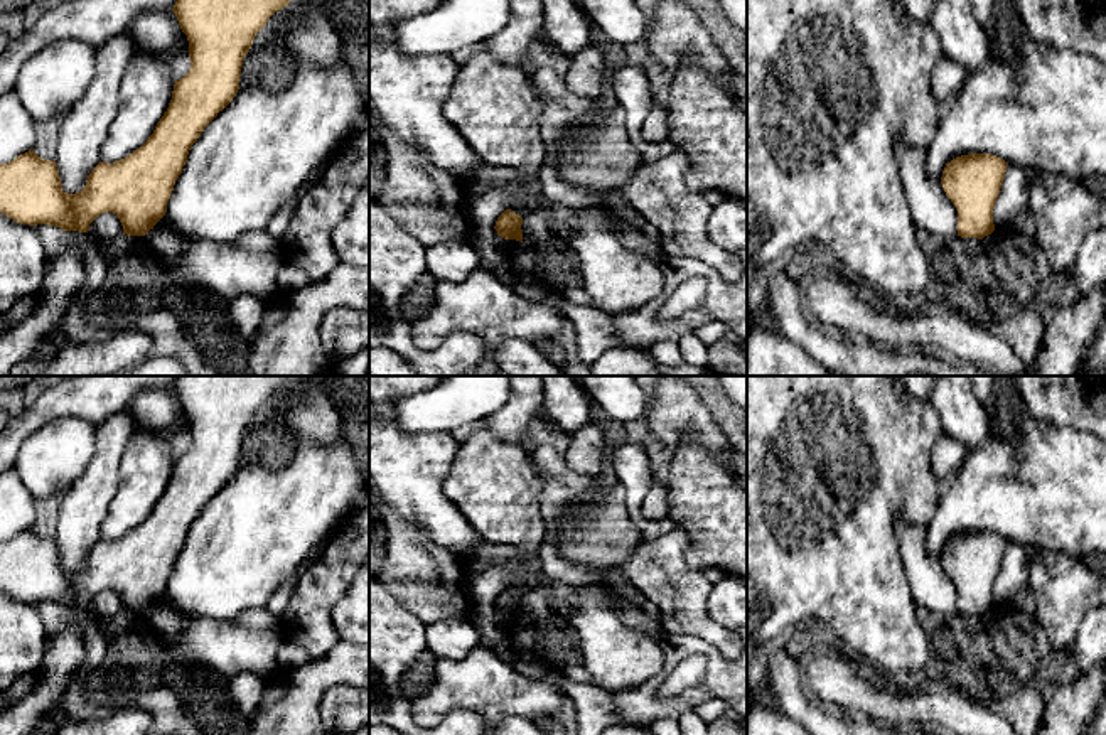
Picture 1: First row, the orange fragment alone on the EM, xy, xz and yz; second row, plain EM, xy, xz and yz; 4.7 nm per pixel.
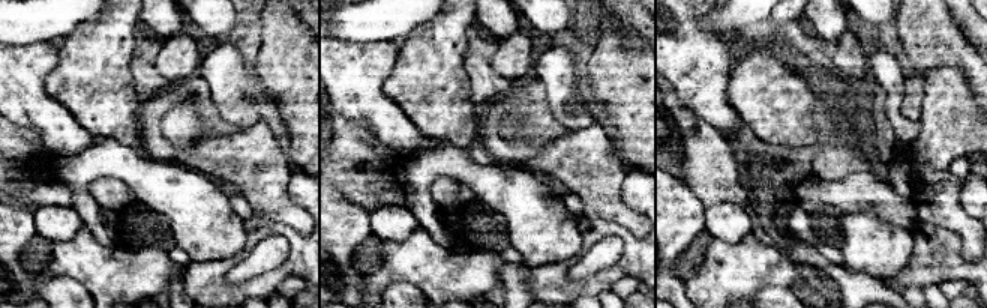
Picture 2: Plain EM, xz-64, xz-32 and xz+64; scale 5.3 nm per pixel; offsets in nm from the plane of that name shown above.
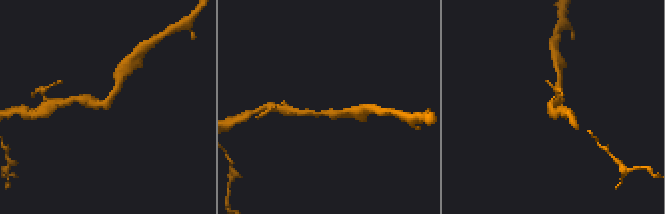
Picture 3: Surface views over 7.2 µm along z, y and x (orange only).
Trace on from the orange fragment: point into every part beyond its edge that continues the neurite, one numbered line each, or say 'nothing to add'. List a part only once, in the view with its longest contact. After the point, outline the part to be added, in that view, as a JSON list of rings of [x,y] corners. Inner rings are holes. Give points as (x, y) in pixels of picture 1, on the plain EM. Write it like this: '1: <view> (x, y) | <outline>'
nothing to add

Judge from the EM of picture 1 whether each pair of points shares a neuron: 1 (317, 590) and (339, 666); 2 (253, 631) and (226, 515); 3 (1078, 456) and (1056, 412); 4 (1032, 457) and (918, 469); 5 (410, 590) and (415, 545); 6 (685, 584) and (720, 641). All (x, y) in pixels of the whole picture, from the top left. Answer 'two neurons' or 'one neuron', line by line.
1: two neurons
2: two neurons
3: two neurons
4: two neurons
5: one neuron
6: one neuron

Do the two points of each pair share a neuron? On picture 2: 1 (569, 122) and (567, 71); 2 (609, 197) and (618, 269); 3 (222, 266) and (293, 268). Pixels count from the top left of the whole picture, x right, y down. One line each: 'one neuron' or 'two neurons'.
1: one neuron
2: two neurons
3: one neuron

